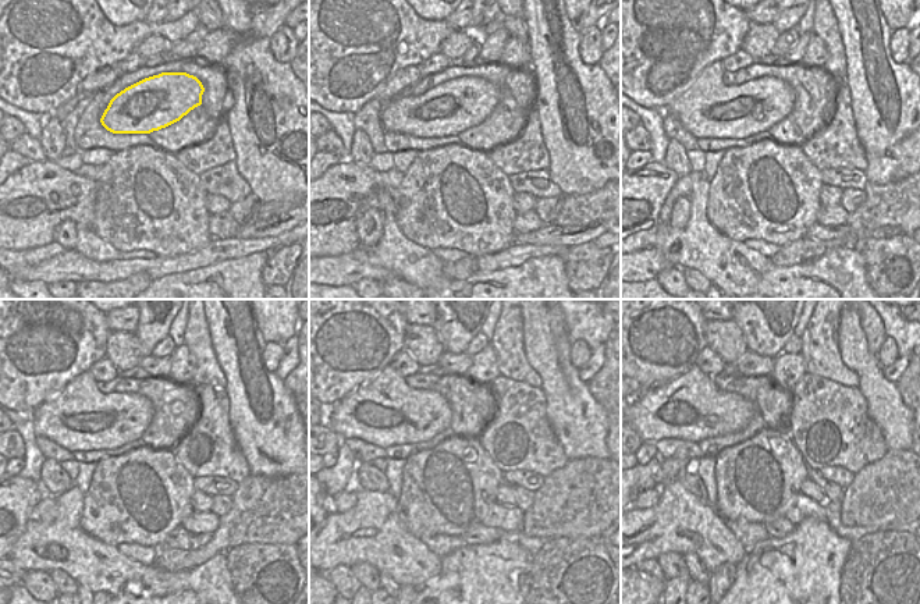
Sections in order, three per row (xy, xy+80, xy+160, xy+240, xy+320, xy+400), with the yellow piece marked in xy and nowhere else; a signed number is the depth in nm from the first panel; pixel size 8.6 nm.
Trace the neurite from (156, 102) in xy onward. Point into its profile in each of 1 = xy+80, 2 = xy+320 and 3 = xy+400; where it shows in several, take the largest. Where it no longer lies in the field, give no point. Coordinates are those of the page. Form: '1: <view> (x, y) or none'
1: xy+80 (451, 107)
2: xy+320 (386, 411)
3: xy+400 (689, 407)

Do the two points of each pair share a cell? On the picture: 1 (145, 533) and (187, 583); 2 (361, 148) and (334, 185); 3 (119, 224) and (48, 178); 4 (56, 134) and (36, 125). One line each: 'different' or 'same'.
1: different
2: different
3: different
4: different

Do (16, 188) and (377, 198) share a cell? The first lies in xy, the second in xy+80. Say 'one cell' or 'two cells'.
one cell

